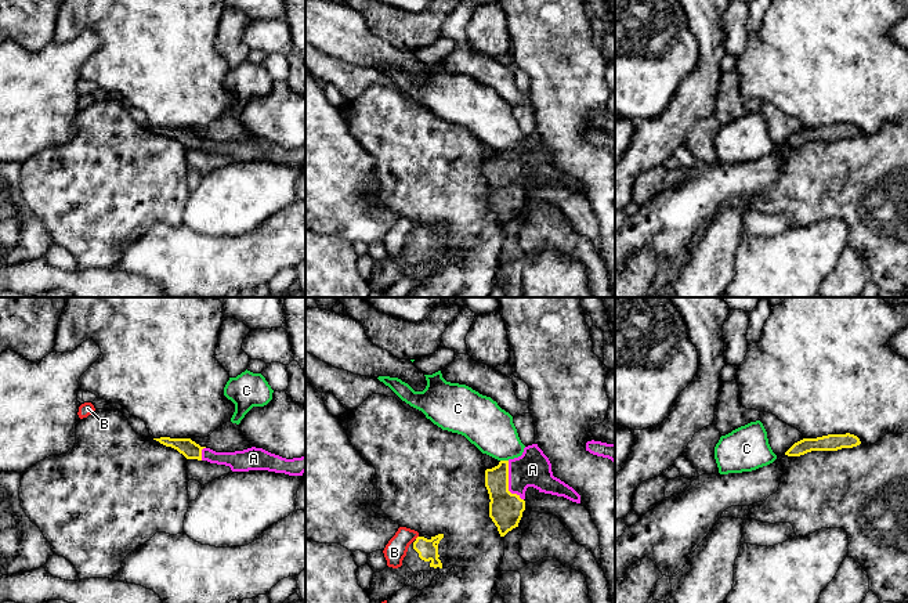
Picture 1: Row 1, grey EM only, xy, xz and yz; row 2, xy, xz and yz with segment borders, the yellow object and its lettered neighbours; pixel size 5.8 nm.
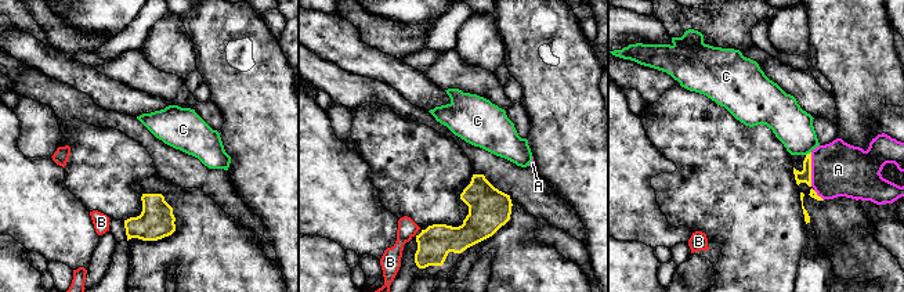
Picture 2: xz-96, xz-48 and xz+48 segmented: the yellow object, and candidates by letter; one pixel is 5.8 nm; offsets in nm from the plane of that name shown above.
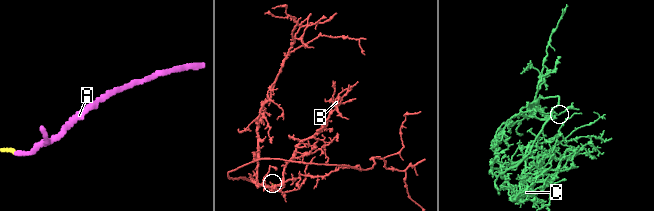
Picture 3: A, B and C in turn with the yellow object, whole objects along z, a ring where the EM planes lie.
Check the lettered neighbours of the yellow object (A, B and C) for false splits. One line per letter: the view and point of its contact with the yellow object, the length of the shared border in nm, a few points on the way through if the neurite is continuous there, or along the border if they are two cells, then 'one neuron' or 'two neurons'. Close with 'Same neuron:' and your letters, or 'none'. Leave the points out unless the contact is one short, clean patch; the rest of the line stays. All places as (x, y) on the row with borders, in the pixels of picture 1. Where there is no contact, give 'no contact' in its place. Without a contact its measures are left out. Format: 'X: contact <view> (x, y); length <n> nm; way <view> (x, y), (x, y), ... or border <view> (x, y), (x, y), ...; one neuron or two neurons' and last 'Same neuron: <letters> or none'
A: contact xz (507, 483); length 240 nm; way xz (506, 509), (507, 483), (516, 475), (532, 469); one neuron
B: no contact; two neurons
C: contact xz (505, 461); length 50 nm; border xz (500, 459), (507, 461); two neurons
Same neuron: A

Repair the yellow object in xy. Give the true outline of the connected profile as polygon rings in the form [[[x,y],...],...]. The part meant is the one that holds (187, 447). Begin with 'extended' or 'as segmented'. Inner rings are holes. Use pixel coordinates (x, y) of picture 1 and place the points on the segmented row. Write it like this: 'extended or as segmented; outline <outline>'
extended; outline [[[160,437],[153,440],[177,449],[187,459],[225,465],[232,472],[268,470],[289,476],[303,476],[305,472],[305,456],[286,459],[256,447],[235,452],[216,452],[210,448],[200,447],[191,438]]]

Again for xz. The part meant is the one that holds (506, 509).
extended; outline [[[538,444],[525,447],[518,458],[500,461],[498,466],[486,469],[485,487],[491,499],[489,517],[500,537],[518,527],[528,487],[580,503],[580,495],[553,476],[551,463]]]

